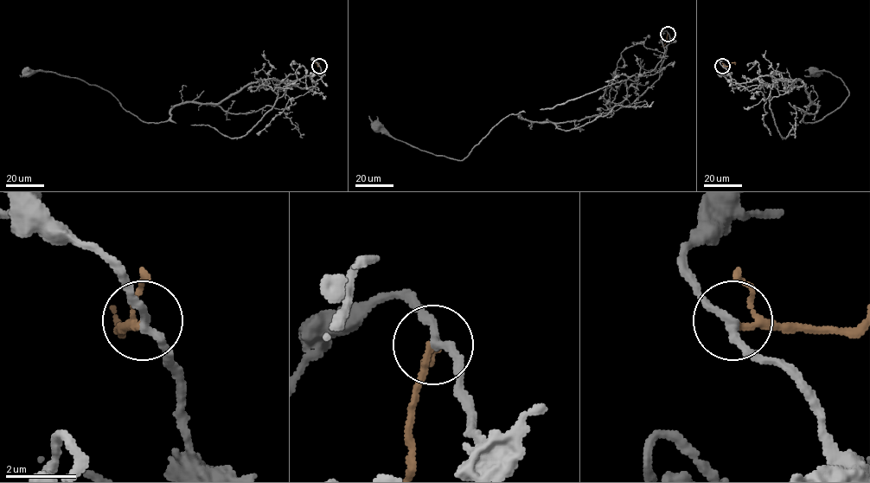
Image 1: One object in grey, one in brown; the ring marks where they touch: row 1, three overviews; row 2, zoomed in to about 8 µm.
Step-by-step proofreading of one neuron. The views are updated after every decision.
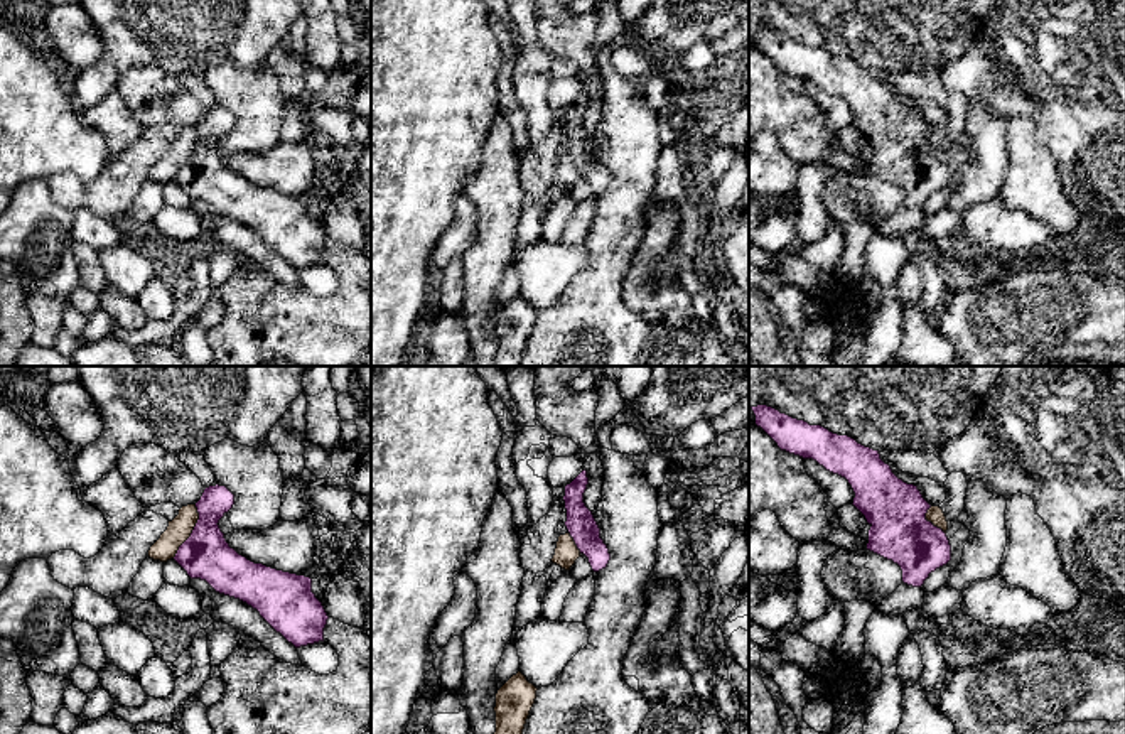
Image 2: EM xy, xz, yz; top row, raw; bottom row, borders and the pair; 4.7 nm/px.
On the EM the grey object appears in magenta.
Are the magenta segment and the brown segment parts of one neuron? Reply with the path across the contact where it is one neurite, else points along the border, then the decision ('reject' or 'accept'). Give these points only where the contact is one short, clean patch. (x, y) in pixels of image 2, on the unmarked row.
border xy (196, 127), (198, 144), (172, 179); reject

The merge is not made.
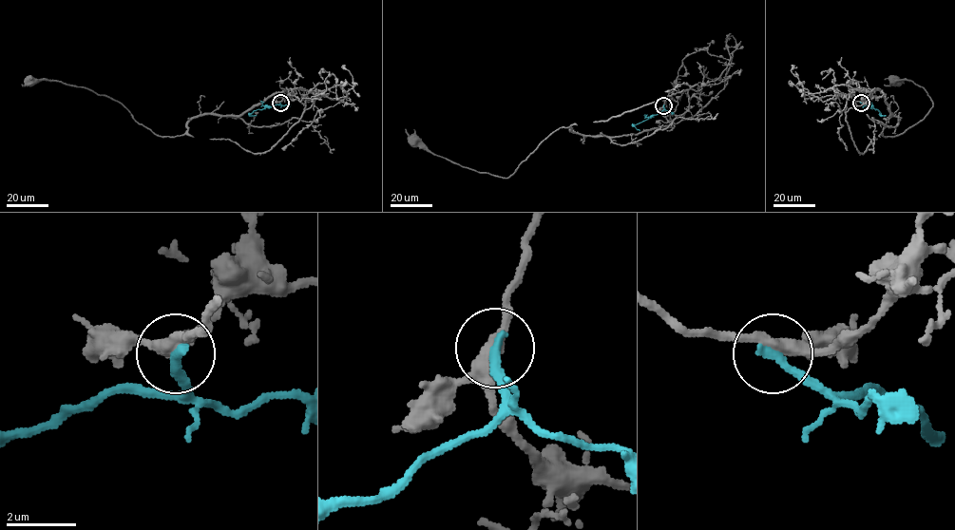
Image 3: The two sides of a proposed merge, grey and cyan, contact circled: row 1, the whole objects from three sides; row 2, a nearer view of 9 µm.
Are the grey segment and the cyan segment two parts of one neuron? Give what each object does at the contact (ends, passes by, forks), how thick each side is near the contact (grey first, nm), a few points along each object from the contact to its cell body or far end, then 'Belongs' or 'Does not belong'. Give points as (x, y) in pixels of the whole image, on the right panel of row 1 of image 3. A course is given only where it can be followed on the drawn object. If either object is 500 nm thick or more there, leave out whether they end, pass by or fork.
At the ring grey forks. At the ring cyan ends. Thickness 320 nm (grey) against 300 nm. Course of grey: (861, 103), (881, 91), (891, 115), (883, 135), (902, 134), (924, 118), (932, 101), (913, 82), (894, 82). Course of cyan: (861, 103), (886, 115). Does not belong

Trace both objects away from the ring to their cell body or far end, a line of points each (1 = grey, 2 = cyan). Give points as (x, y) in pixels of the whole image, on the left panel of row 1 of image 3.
1: (279, 103), (291, 94), (275, 92), (238, 115), (199, 115), (181, 135), (160, 136), (105, 96), (30, 82)
2: (280, 103), (250, 114), (257, 115)

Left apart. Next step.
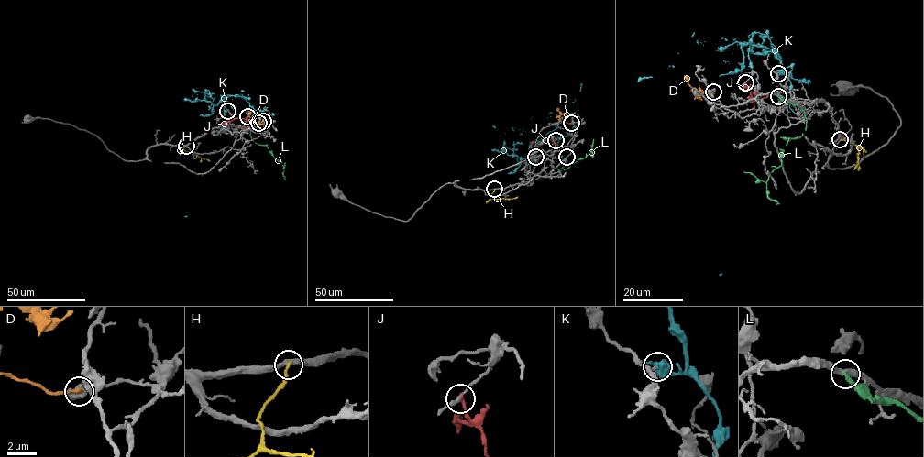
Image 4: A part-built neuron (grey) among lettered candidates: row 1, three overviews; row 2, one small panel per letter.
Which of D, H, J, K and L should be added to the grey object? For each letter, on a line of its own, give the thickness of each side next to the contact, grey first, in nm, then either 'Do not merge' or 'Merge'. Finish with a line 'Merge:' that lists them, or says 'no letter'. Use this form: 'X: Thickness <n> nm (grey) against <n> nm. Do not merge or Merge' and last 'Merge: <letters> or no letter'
D: Thickness 600 nm (grey) against 280 nm. Do not merge
H: Thickness 440 nm (grey) against 240 nm. Do not merge
J: Thickness 240 nm (grey) against 240 nm. Do not merge
K: Thickness 170 nm (grey) against 130 nm. Do not merge
L: Thickness 340 nm (grey) against 240 nm. Do not merge
Merge: no letter

